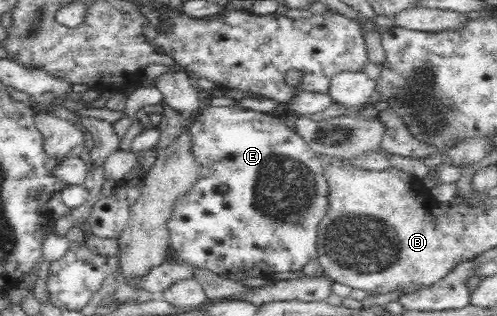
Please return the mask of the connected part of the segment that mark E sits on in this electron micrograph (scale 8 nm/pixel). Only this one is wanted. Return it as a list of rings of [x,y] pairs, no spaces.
[[[237,104],[234,106],[210,105],[200,110],[187,125],[191,129],[191,153],[195,155],[195,160],[199,161],[200,172],[195,187],[173,204],[171,220],[167,222],[167,229],[171,231],[170,246],[177,250],[179,260],[194,268],[208,270],[221,278],[235,281],[259,276],[264,278],[271,274],[279,274],[279,272],[303,270],[303,266],[317,257],[317,228],[319,228],[319,222],[327,214],[327,198],[330,194],[329,181],[327,181],[322,162],[318,159],[318,154],[303,137],[294,131],[291,124],[286,124],[282,119],[272,117],[267,113],[249,110]]]

